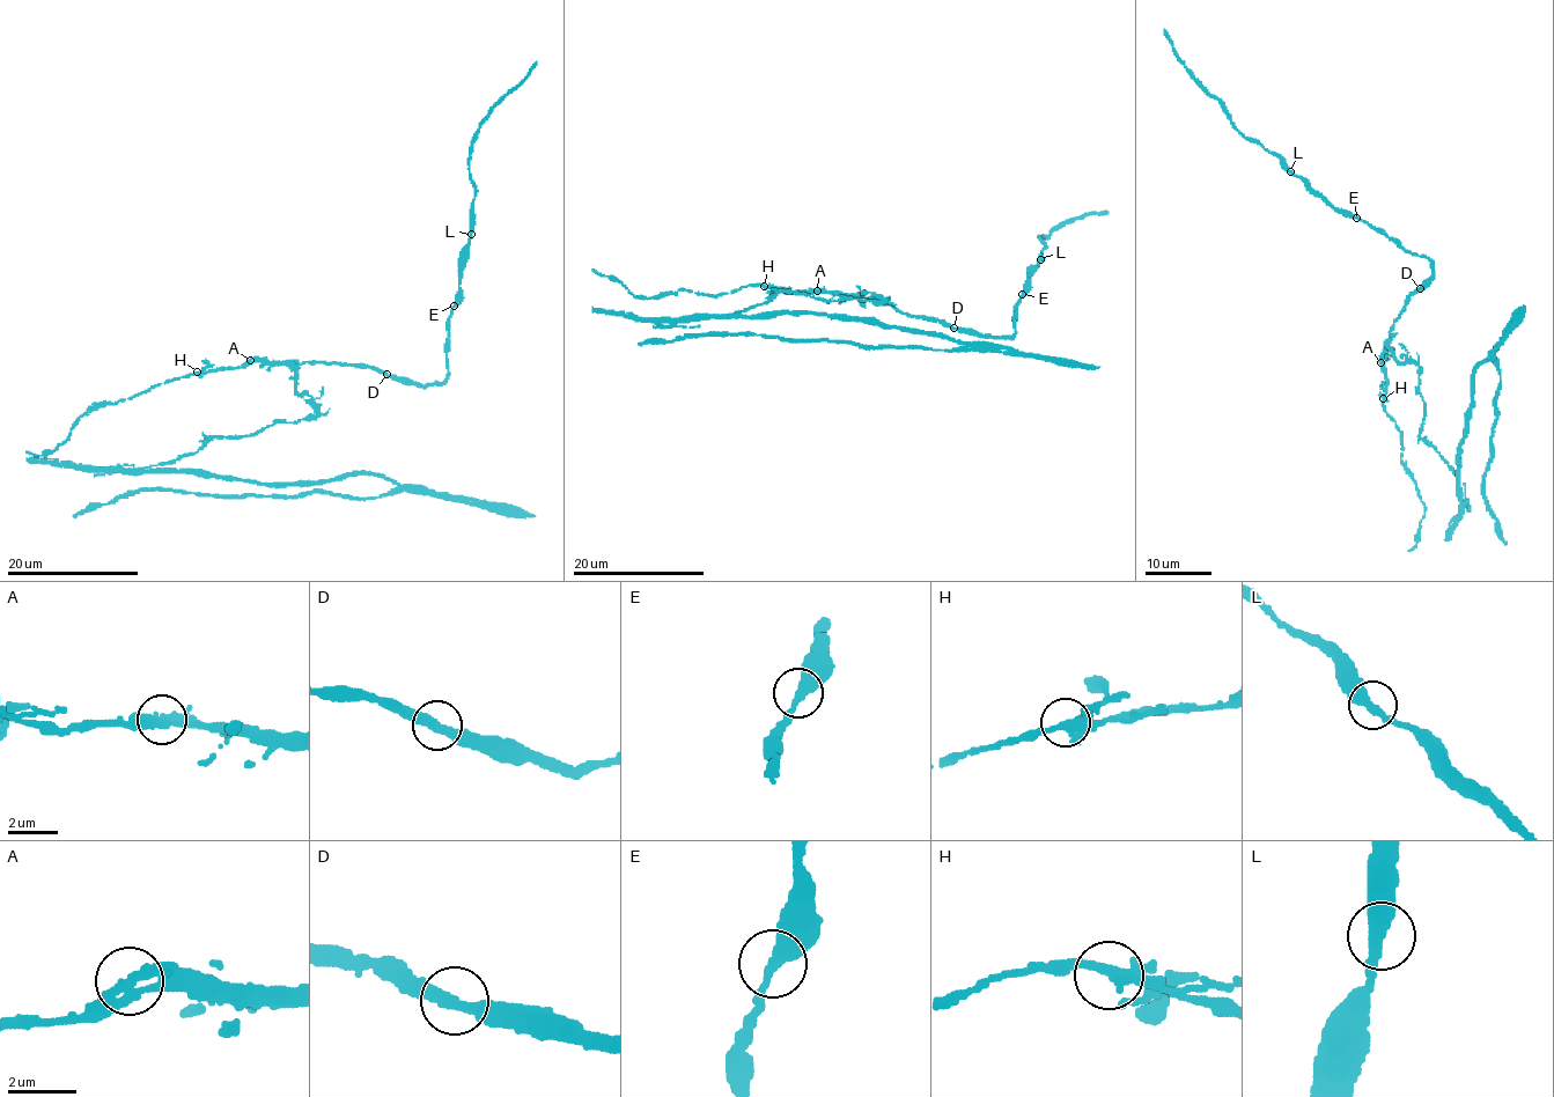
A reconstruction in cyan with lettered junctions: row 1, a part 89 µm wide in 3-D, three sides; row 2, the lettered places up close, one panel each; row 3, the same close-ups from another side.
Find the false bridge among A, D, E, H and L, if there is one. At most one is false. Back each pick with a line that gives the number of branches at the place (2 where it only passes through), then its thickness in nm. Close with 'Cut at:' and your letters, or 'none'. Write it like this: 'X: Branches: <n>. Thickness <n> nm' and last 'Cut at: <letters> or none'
A: Branches: 3. Thickness 320 nm
Cut at: A

